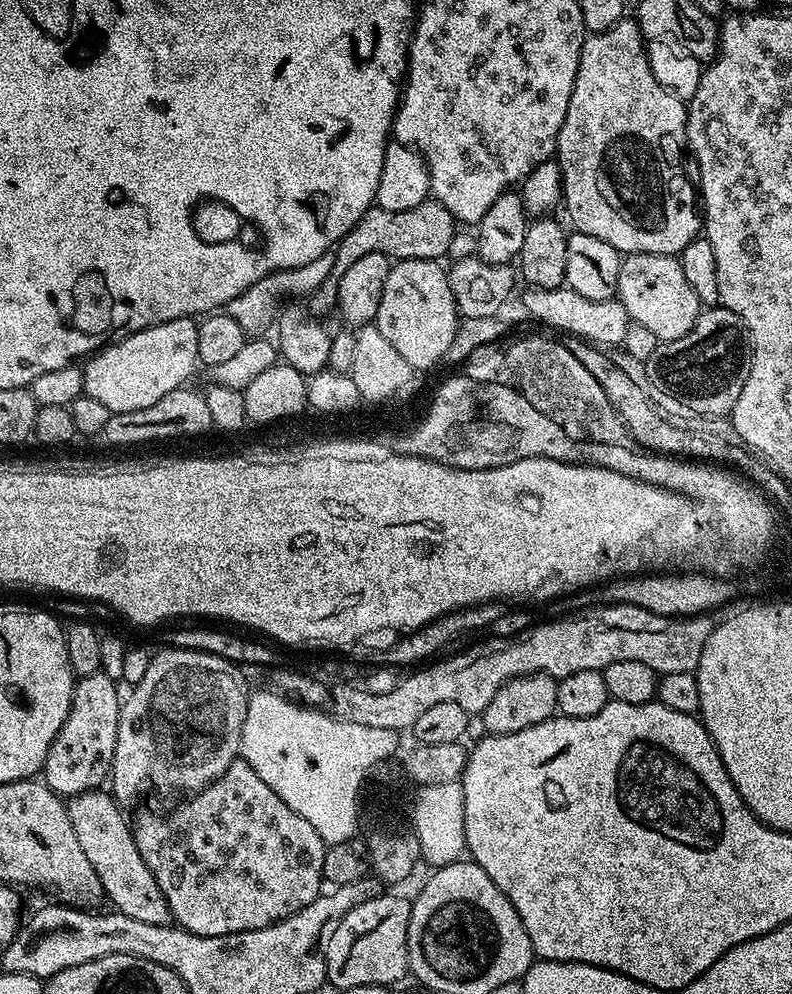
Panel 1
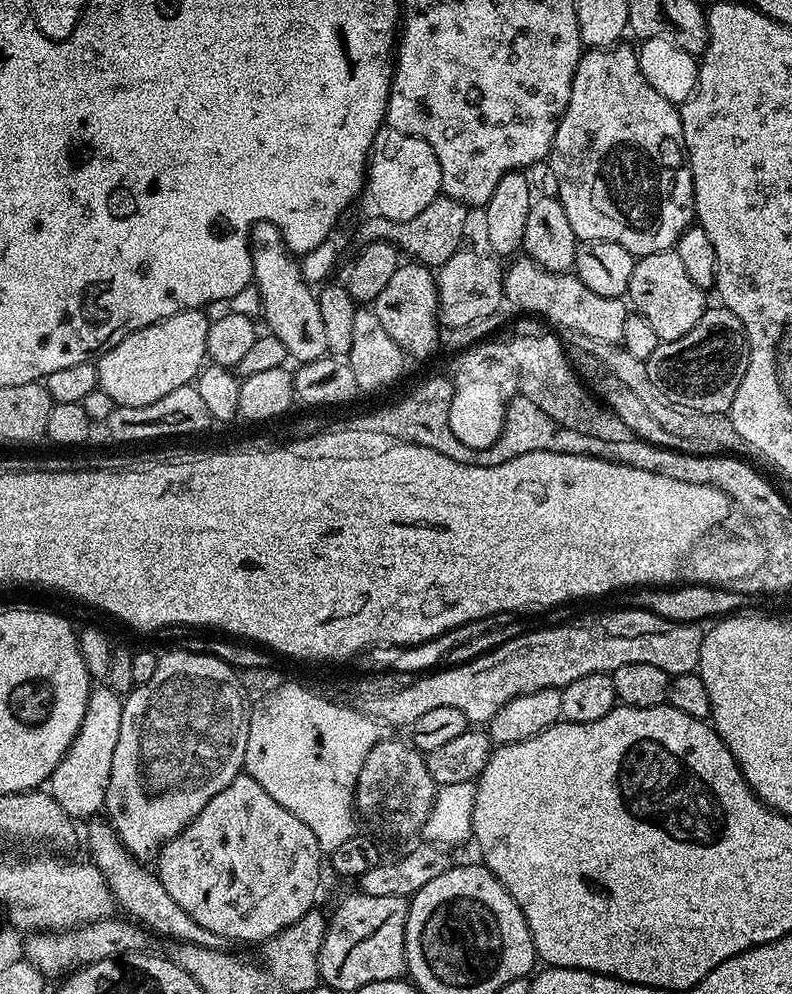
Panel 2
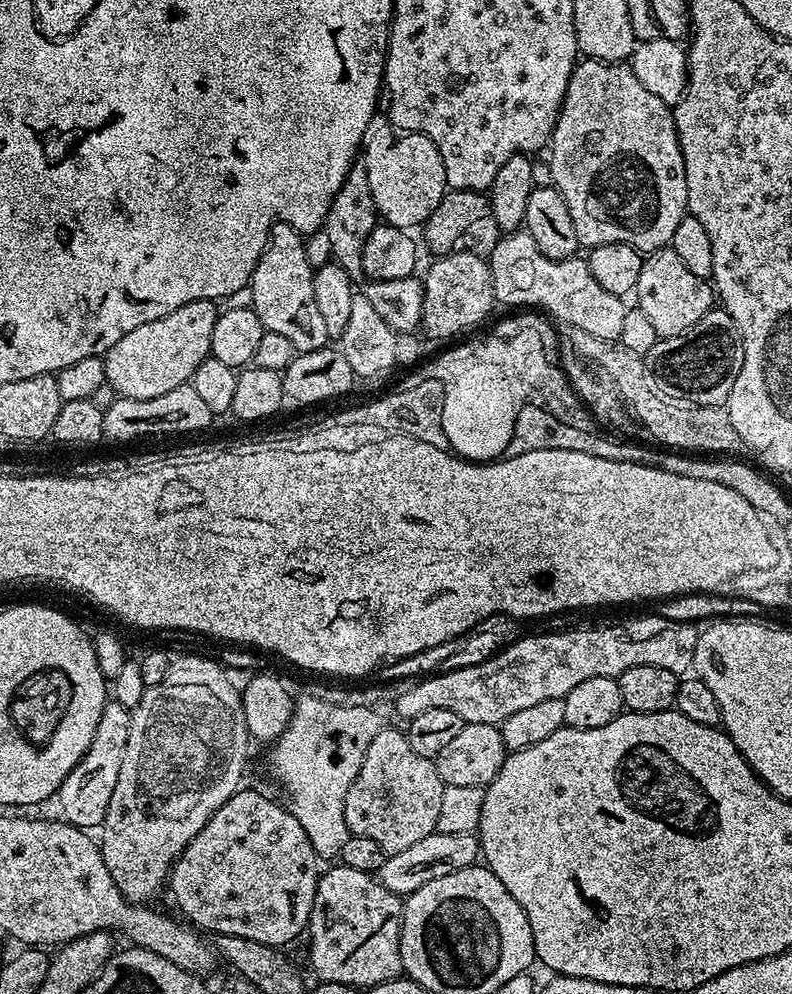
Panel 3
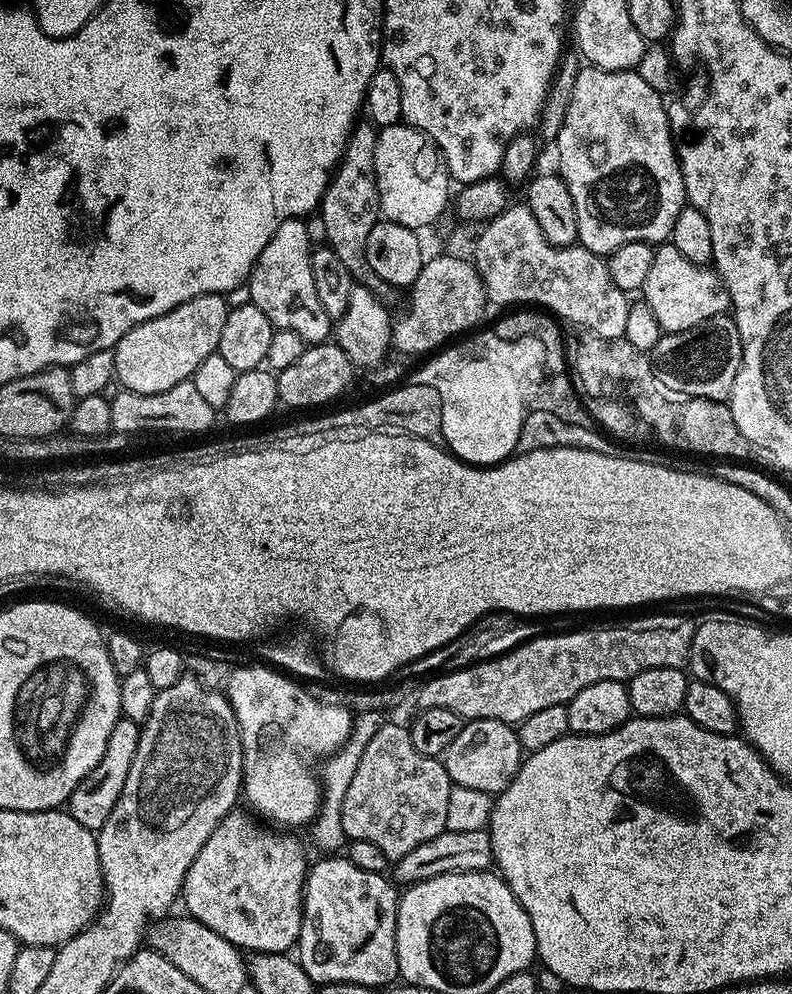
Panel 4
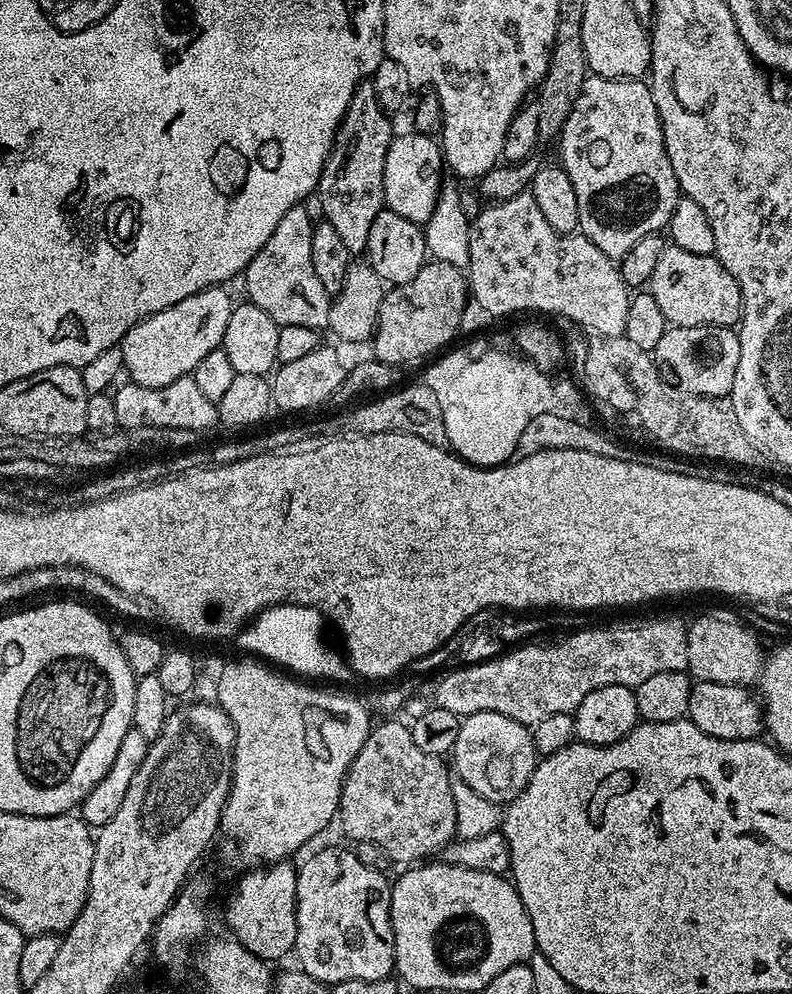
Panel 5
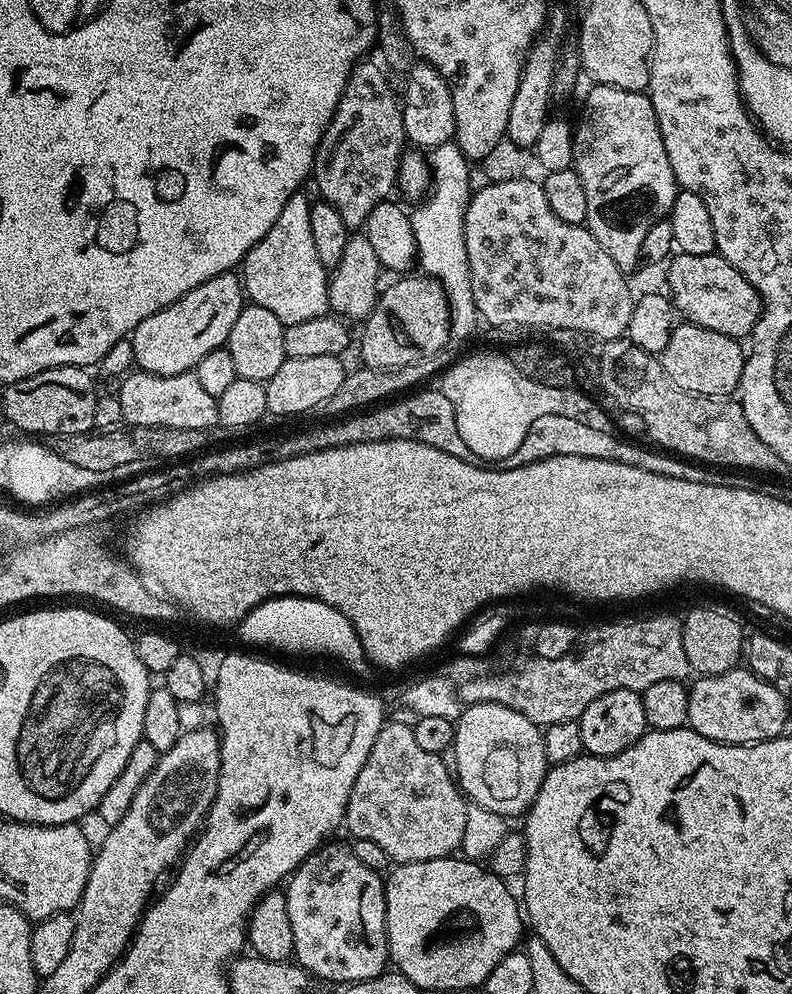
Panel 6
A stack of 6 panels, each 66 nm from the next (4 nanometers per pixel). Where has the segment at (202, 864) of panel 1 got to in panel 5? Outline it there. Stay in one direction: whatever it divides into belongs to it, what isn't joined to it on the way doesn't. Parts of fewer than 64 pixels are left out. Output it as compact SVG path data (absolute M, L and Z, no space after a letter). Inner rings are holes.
M281 862L267 870L245 871L224 912L228 928L232 931L229 933L246 946L246 950L265 962L280 960L296 947L296 868L290 865Z

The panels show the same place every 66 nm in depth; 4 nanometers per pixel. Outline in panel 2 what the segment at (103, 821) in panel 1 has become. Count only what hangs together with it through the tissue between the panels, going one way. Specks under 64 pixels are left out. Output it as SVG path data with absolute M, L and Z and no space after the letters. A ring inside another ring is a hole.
M101 822L92 830L92 835L88 838L90 848L91 863L99 869L103 877L106 878L108 889L115 898L117 905L129 913L126 913L137 923L144 925L151 933L158 933L170 936L173 941L204 946L207 949L222 949L229 951L232 942L225 935L214 933L205 927L198 926L192 918L174 902L162 882L151 869L146 870L145 865L137 860L135 856L130 856L128 851L120 843L116 832L111 825Z

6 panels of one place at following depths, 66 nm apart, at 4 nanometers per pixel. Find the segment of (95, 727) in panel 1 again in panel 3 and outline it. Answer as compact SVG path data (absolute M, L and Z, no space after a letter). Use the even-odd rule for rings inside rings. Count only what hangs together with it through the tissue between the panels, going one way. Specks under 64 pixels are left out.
M109 699L105 704L102 718L98 718L98 730L94 730L94 738L86 754L60 783L59 815L65 824L73 824L76 828L85 830L96 830L103 825L106 806L110 806L110 797L114 795L114 785L118 782L118 769L122 766L122 754L126 750L126 734L130 734L131 717L131 711L123 708L116 700Z

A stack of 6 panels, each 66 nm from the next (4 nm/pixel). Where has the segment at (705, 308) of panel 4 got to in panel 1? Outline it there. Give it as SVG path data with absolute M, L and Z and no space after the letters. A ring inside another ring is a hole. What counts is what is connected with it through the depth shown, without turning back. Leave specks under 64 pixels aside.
M634 252L625 255L620 261L616 296L627 310L629 321L646 326L660 342L682 338L702 311L698 294L694 294L690 282L686 282L686 274L682 274L679 259L666 254Z

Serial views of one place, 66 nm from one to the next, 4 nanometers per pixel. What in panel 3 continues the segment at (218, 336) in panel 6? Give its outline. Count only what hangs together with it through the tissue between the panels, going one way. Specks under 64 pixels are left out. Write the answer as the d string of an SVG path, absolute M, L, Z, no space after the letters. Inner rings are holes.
M195 300L162 319L154 322L146 322L146 326L138 326L138 330L130 330L126 338L118 338L109 352L104 353L104 365L106 366L107 387L116 391L117 397L125 396L135 400L146 398L158 398L158 394L167 394L178 386L191 381L194 370L202 366L204 360L210 356L210 338L214 335L214 326L218 308L211 300Z

